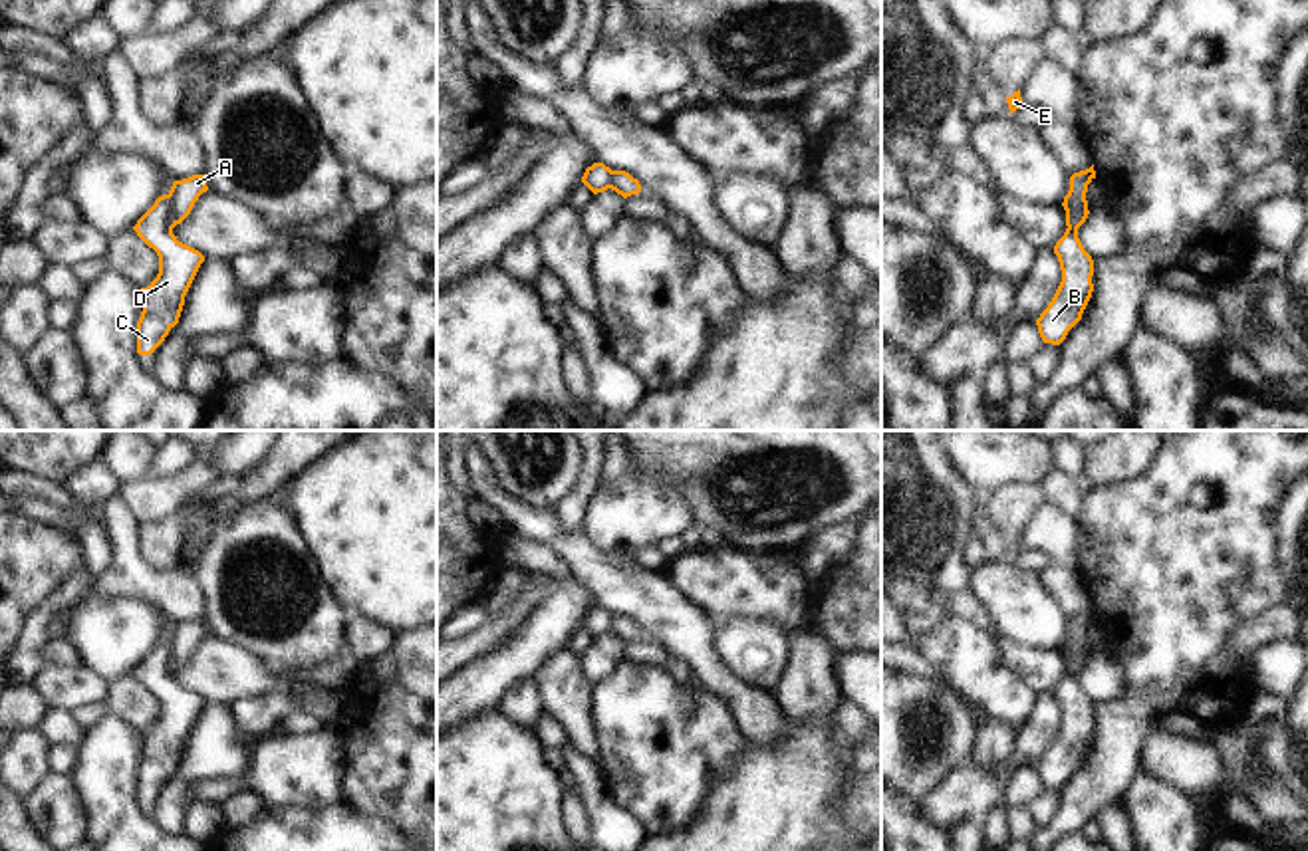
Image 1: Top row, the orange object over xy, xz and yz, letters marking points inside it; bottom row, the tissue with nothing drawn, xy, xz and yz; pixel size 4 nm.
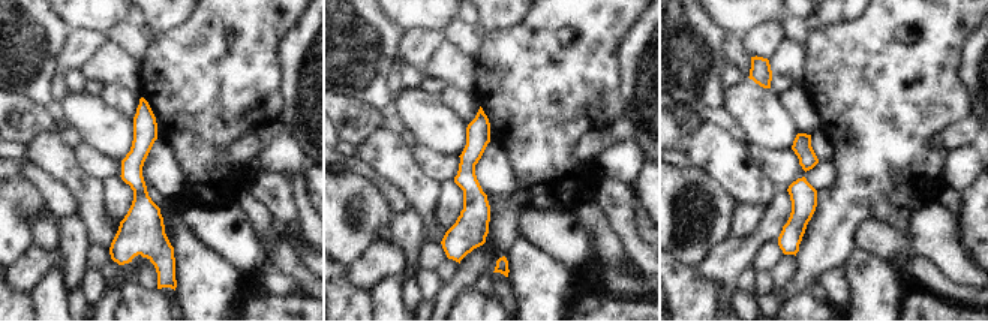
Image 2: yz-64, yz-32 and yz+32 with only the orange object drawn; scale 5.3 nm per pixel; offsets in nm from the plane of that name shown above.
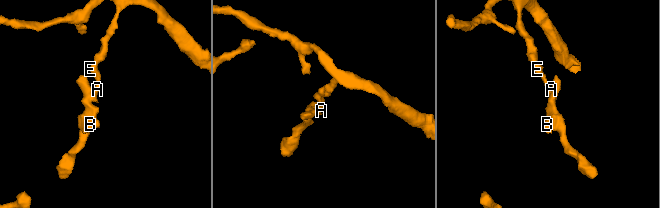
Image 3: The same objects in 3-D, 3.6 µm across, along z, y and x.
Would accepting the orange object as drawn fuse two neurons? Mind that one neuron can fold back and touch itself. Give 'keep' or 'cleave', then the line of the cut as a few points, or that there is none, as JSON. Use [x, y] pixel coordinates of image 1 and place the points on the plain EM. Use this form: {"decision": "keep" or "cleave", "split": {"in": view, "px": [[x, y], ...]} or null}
{"decision": "cleave", "split": {"in": "xy", "px": [[167, 639], [167, 671], [171, 675]]}}

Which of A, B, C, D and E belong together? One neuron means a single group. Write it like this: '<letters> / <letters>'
A E / B C D

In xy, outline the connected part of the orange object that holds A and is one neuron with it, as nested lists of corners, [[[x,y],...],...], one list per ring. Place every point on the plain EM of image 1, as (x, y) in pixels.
[[[193,619],[189,623],[173,627],[169,635],[169,663],[167,663],[171,674],[191,659],[198,641],[206,635],[208,631],[204,619]]]

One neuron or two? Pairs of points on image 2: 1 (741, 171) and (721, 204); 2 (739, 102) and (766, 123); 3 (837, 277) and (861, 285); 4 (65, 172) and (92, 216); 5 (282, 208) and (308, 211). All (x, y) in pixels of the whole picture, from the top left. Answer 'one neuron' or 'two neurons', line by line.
1: two neurons
2: one neuron
3: two neurons
4: one neuron
5: two neurons

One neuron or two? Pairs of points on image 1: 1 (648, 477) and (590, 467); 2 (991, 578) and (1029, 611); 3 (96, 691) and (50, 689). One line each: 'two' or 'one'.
1: two
2: one
3: one

